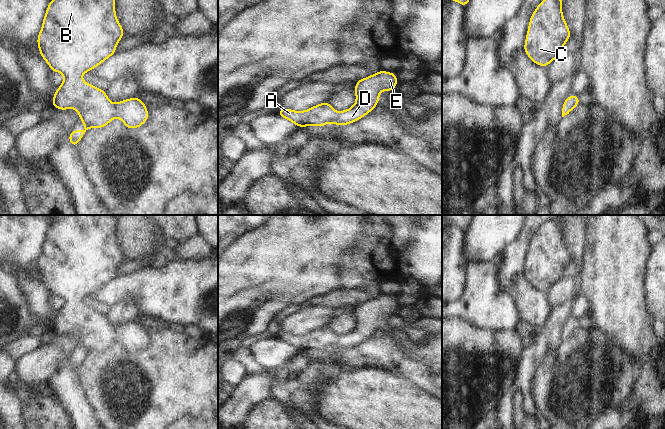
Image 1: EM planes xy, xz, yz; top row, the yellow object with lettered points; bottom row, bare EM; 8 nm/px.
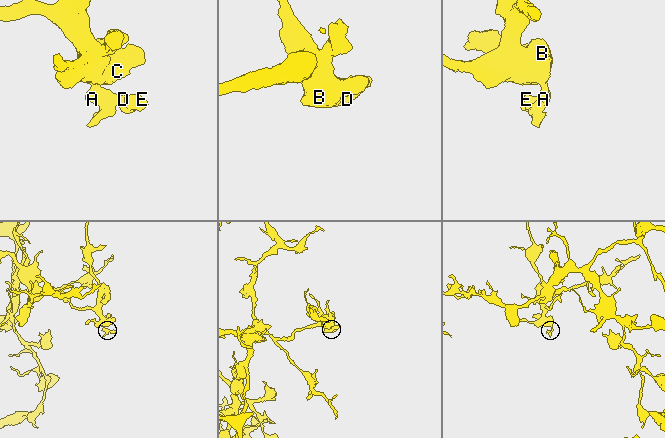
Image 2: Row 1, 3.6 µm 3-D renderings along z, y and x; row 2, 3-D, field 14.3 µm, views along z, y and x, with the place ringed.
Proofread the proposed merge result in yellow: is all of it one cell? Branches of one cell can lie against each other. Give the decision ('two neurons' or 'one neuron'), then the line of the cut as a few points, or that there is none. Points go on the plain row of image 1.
one neuron; cut none

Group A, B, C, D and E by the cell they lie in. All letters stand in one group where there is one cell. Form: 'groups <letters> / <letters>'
groups A B C D E

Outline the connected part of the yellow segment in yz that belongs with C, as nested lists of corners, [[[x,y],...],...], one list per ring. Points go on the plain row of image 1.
[[[562,219],[543,223],[530,241],[524,275],[530,284],[547,291],[563,277],[571,256],[563,241]]]

